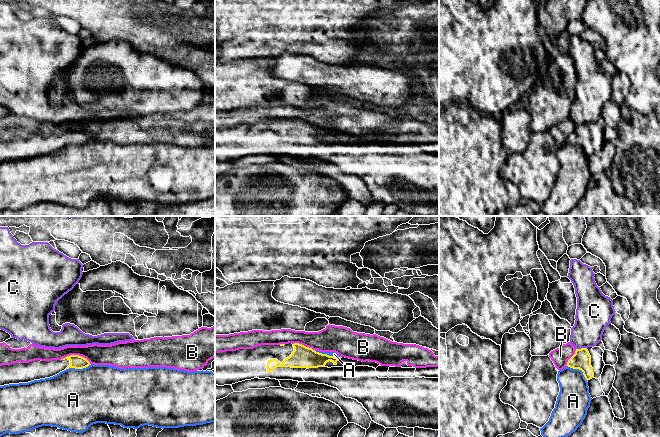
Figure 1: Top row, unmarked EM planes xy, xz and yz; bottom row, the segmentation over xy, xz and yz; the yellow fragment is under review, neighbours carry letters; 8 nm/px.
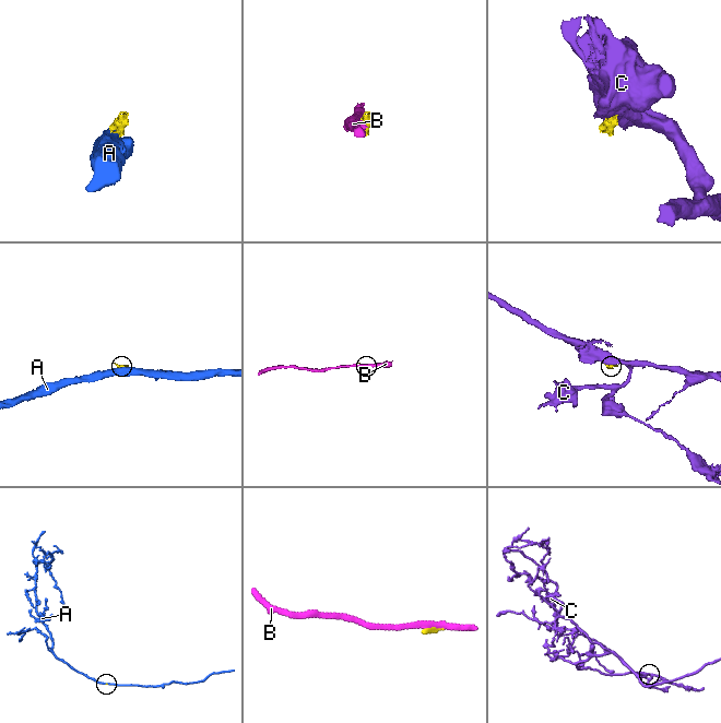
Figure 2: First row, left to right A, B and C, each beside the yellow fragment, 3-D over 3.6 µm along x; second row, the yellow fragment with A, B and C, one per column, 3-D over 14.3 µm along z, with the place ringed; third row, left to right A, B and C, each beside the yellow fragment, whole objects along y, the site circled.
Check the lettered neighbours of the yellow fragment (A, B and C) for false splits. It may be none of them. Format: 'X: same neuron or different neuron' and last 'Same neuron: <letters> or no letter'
A: different neuron
B: different neuron
C: different neuron
Same neuron: no letter

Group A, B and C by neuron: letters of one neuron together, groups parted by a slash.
A / B / C

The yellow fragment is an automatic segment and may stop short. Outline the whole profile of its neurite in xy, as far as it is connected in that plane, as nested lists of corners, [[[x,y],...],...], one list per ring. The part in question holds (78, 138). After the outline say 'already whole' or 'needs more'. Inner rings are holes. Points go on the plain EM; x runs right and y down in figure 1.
[[[70,131],[61,136],[35,136],[29,139],[2,141],[0,142],[0,162],[50,154],[65,145],[83,145],[89,141],[91,141],[90,138],[79,131]]] | needs more

